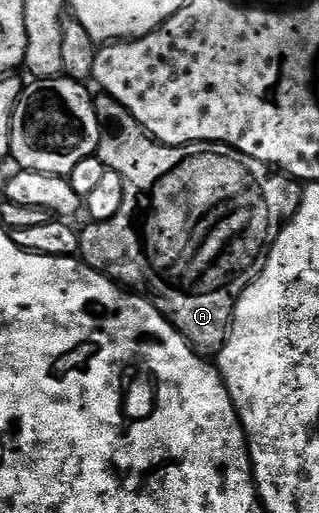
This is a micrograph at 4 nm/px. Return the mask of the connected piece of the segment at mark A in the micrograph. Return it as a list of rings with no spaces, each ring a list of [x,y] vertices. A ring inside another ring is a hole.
[[[100,91],[94,97],[95,113],[99,119],[99,161],[106,166],[107,171],[121,174],[121,182],[125,182],[125,199],[121,202],[121,210],[113,214],[113,218],[88,223],[87,229],[79,232],[79,256],[84,264],[93,270],[102,272],[111,280],[118,282],[122,287],[140,295],[150,302],[164,318],[187,339],[188,344],[204,358],[214,357],[222,350],[227,340],[227,334],[231,326],[231,319],[235,313],[235,303],[239,301],[239,295],[255,281],[259,275],[259,269],[267,260],[275,239],[279,236],[279,229],[291,219],[291,215],[299,208],[303,197],[303,188],[300,181],[291,179],[286,172],[278,171],[269,164],[262,164],[257,158],[249,158],[249,154],[241,154],[236,148],[227,144],[162,144],[154,140],[113,98],[109,93]]]

